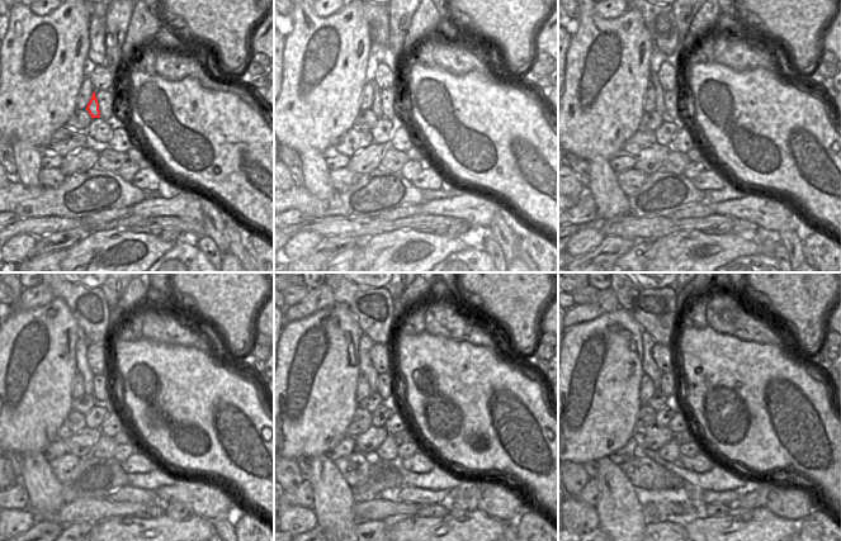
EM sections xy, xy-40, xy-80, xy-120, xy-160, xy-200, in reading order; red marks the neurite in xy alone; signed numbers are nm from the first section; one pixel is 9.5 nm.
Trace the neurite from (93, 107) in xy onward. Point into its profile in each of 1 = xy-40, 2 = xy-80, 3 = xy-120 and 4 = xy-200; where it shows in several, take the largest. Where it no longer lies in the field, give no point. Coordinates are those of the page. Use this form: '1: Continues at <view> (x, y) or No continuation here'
1: Continues at xy-40 (376, 108)
2: Continues at xy-80 (660, 105)
3: Continues at xy-120 (81, 345)
4: Continues at xy-200 (648, 366)

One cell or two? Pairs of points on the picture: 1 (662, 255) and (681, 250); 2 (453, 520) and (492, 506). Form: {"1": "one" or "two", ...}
{"1": "one", "2": "two"}

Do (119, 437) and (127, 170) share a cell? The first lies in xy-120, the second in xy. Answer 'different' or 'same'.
different

